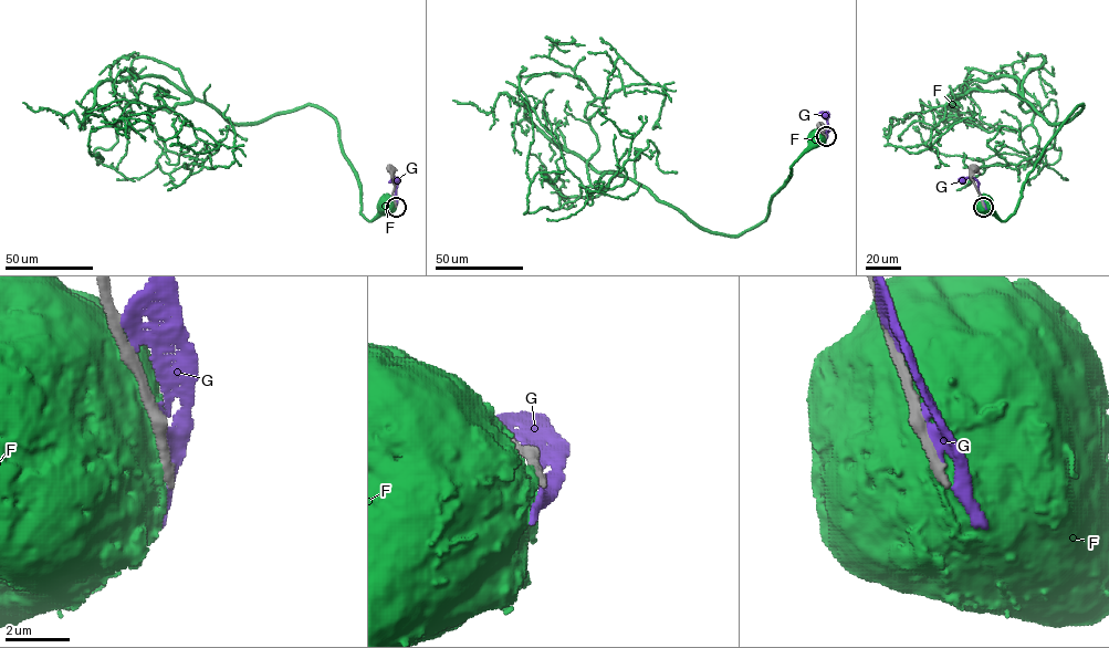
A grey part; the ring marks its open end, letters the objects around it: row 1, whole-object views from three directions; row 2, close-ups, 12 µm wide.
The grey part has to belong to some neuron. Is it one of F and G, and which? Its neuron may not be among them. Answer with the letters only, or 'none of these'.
none of these

